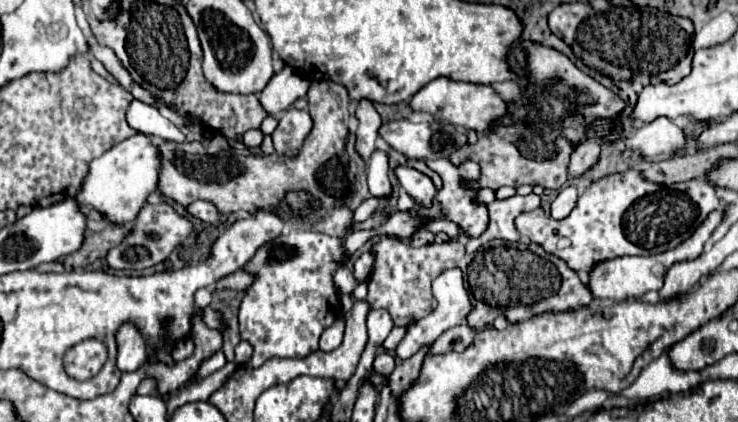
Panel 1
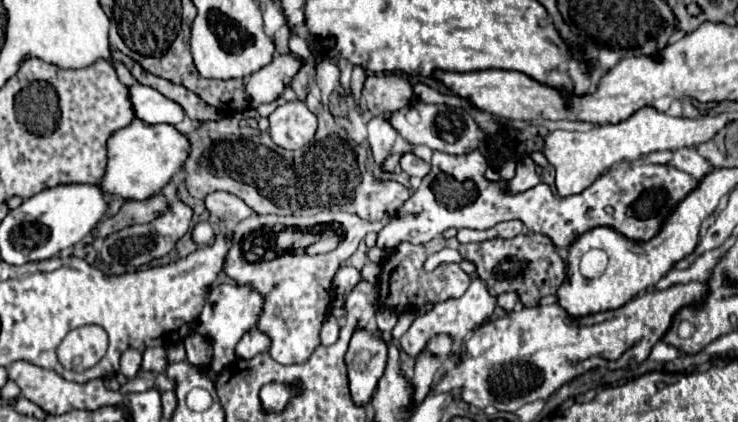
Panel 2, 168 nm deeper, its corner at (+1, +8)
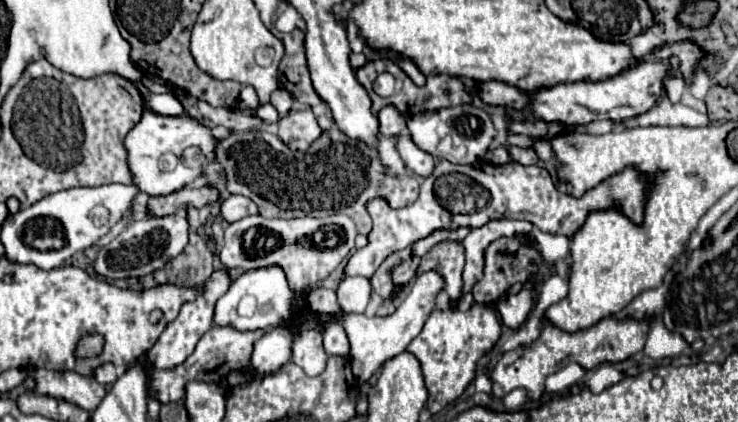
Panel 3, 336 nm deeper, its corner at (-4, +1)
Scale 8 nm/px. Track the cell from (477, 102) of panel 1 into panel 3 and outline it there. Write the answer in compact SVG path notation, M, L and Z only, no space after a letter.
M682 41L676 45L668 45L658 49L654 55L644 57L638 65L622 71L620 75L600 81L600 83L564 83L564 85L556 85L552 89L538 89L532 95L526 95L522 91L518 91L516 87L510 87L506 83L498 83L498 81L490 81L484 83L484 91L480 91L480 97L488 103L488 105L502 105L508 109L526 109L530 111L534 117L544 119L544 121L560 121L564 125L586 125L592 121L624 121L636 115L646 113L650 107L654 107L662 87L664 87L664 75L666 69L662 65L664 57L670 55L678 55L682 65L680 71L682 75L688 79L694 75L694 69L698 65L698 59L702 57L702 51L692 43L692 41Z

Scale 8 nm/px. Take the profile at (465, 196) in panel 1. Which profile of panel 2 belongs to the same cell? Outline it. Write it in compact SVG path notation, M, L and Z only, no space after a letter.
M479 150L461 154L461 156L453 156L453 154L445 154L445 152L433 152L431 172L423 178L417 192L401 206L401 218L391 220L379 232L377 246L383 250L391 250L401 242L423 244L423 242L433 240L435 236L439 236L447 228L487 230L499 222L507 222L507 220L521 220L531 232L539 232L543 236L549 236L557 248L569 248L579 236L583 236L585 232L599 228L599 226L613 228L615 232L619 232L621 236L625 236L627 240L633 240L633 242L649 242L653 236L657 236L661 232L665 220L673 214L677 204L681 200L685 200L685 196L689 196L689 192L693 192L693 188L697 188L697 184L699 184L699 180L695 180L687 172L677 170L675 166L661 166L661 164L627 166L627 164L623 164L623 166L617 166L617 168L601 174L589 188L585 188L581 194L575 194L575 196L559 198L551 192L551 188L547 184L537 184L535 188L527 190L525 194L511 196L511 194L503 192L505 182L497 182L497 184L487 182L485 170L487 170L487 160L483 158L483 154Z

